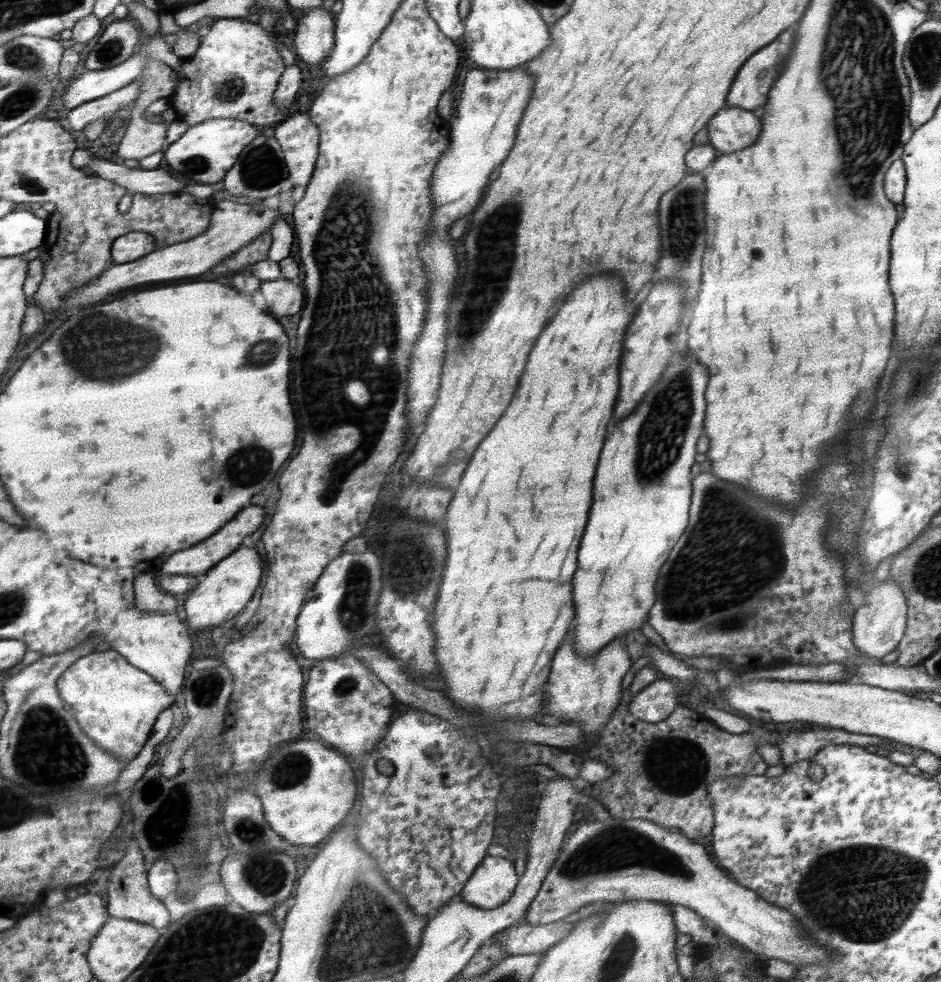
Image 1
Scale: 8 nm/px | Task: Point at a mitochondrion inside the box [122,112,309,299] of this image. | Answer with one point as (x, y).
(258, 170)

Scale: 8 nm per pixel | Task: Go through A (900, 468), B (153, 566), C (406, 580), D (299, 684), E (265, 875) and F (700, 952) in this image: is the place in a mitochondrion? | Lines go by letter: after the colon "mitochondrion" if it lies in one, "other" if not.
A: mitochondrion
B: other
C: mitochondrion
D: other
E: mitochondrion
F: other

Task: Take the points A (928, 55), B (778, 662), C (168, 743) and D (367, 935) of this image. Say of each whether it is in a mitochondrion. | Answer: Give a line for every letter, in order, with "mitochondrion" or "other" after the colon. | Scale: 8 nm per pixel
A: mitochondrion
B: other
C: other
D: mitochondrion

